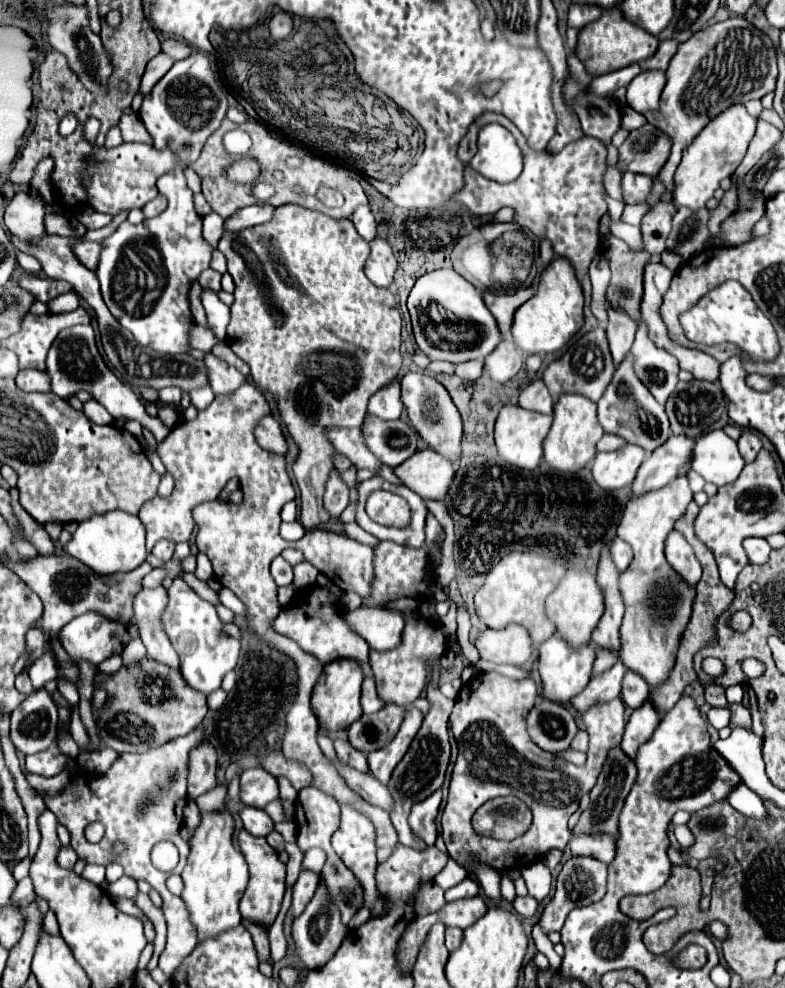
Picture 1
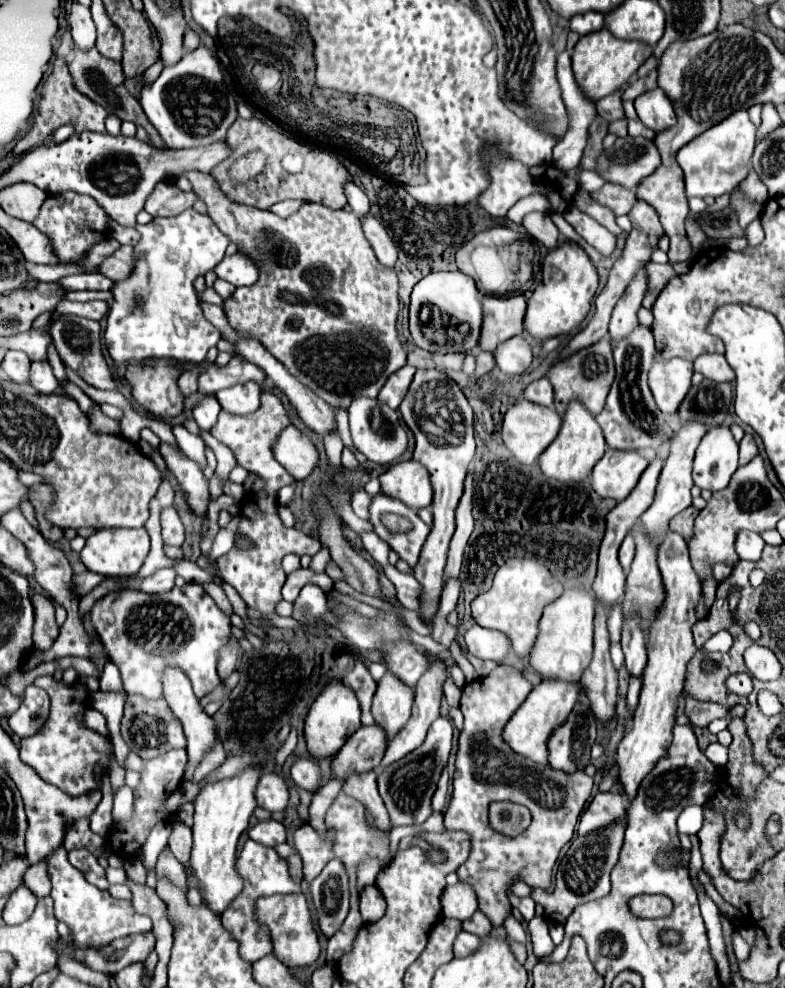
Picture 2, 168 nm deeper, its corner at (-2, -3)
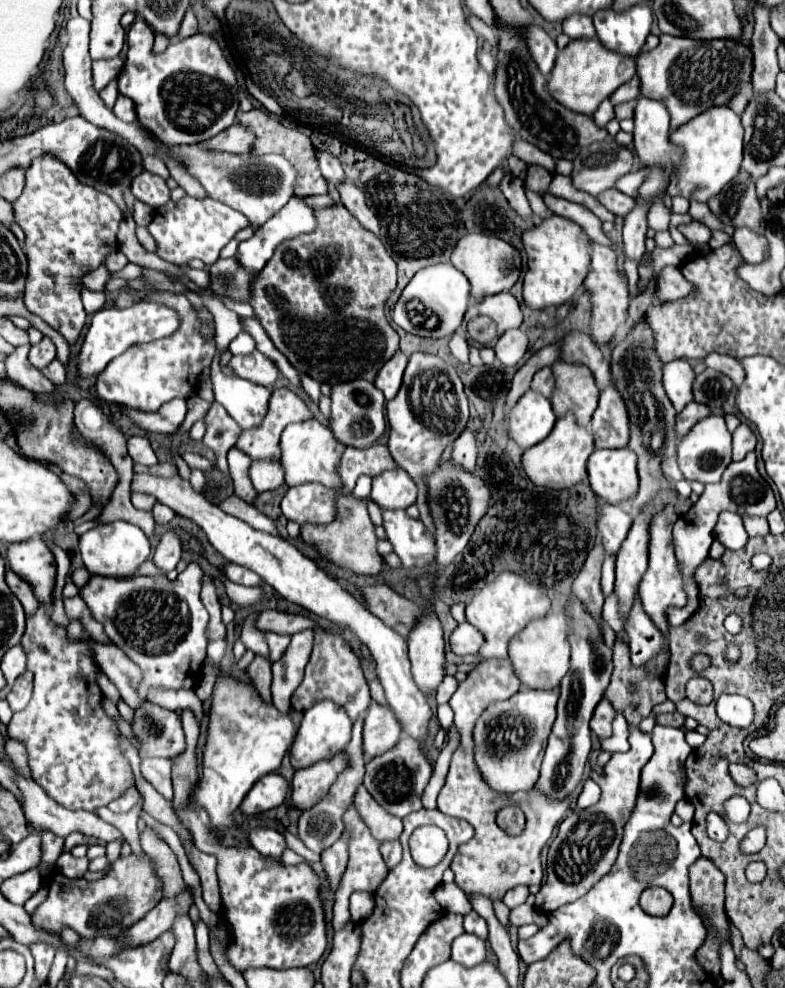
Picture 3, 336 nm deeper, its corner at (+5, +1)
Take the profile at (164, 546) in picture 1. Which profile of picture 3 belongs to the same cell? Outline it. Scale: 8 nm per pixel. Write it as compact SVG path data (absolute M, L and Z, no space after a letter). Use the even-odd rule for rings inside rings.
M157 502L155 506L153 506L153 518L155 518L155 522L157 524L169 524L171 520L173 520L173 516L175 516L175 512L169 508L169 506L165 506L165 504L161 504L161 502Z

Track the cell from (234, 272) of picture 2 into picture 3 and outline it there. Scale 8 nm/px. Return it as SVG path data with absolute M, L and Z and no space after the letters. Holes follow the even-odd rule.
M293 196L269 222L265 222L249 240L241 242L239 248L237 248L237 254L235 254L235 260L241 264L243 270L249 270L249 272L261 272L261 268L267 264L267 260L273 256L273 250L277 244L281 244L283 240L287 238L295 238L299 234L305 234L305 232L311 232L315 228L315 218L313 218L313 210L297 196Z

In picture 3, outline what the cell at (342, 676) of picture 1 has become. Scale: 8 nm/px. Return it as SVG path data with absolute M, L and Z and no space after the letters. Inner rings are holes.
M321 700L315 706L311 706L309 710L305 710L301 726L299 726L295 742L293 742L293 748L291 748L293 768L299 770L305 766L311 766L319 760L327 760L333 754L337 754L339 750L343 750L351 740L351 728L353 728L353 722L347 718L345 710L341 710L341 706L337 706L331 700Z

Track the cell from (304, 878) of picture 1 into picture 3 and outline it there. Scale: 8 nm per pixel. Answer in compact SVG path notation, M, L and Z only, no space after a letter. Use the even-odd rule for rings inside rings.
M363 716L355 722L355 726L353 726L353 738L351 738L351 742L347 744L347 754L349 754L349 768L337 778L337 782L331 786L331 790L327 792L327 796L321 800L321 802L317 802L313 808L309 808L309 810L303 810L303 814L301 814L301 818L299 818L299 838L303 840L303 844L309 848L309 850L313 850L313 852L317 852L317 854L321 854L325 848L329 848L329 846L333 846L333 842L337 842L337 838L341 838L341 832L343 832L343 820L341 820L341 816L343 816L343 812L347 810L347 806L353 802L353 794L355 794L355 790L357 790L357 786L363 782L363 774L365 774L365 762L363 762L363 740L361 740L361 728L363 728Z

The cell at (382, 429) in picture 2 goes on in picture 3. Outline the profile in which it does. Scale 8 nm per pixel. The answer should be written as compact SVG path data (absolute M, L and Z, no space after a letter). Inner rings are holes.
M353 380L353 382L341 382L335 384L331 390L331 430L333 436L353 448L369 448L373 446L385 432L387 420L385 420L385 398L379 388L375 388L367 380Z

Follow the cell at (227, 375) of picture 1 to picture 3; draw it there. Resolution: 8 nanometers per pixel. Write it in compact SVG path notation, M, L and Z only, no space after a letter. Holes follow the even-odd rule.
M219 362L217 370L211 368L211 382L215 400L241 428L257 426L267 414L267 402L271 396L269 388L257 386L249 380L241 380L237 376L223 374Z

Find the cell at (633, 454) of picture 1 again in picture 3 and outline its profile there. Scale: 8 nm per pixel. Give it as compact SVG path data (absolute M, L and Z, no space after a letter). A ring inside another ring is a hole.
M629 448L595 450L587 462L589 484L607 504L623 504L637 494L637 456Z

